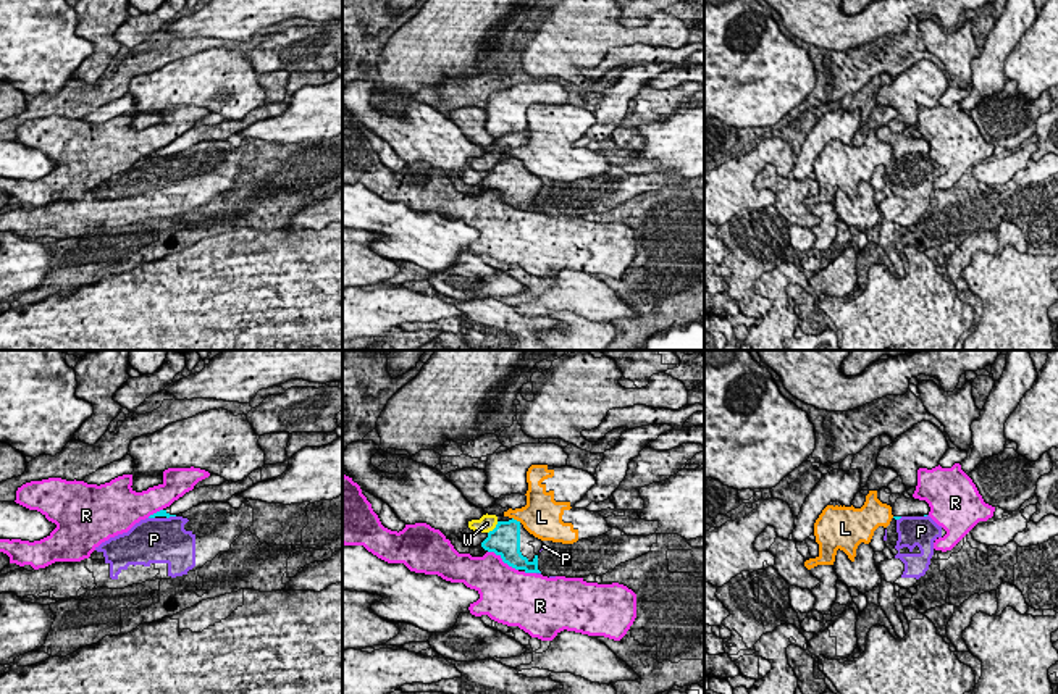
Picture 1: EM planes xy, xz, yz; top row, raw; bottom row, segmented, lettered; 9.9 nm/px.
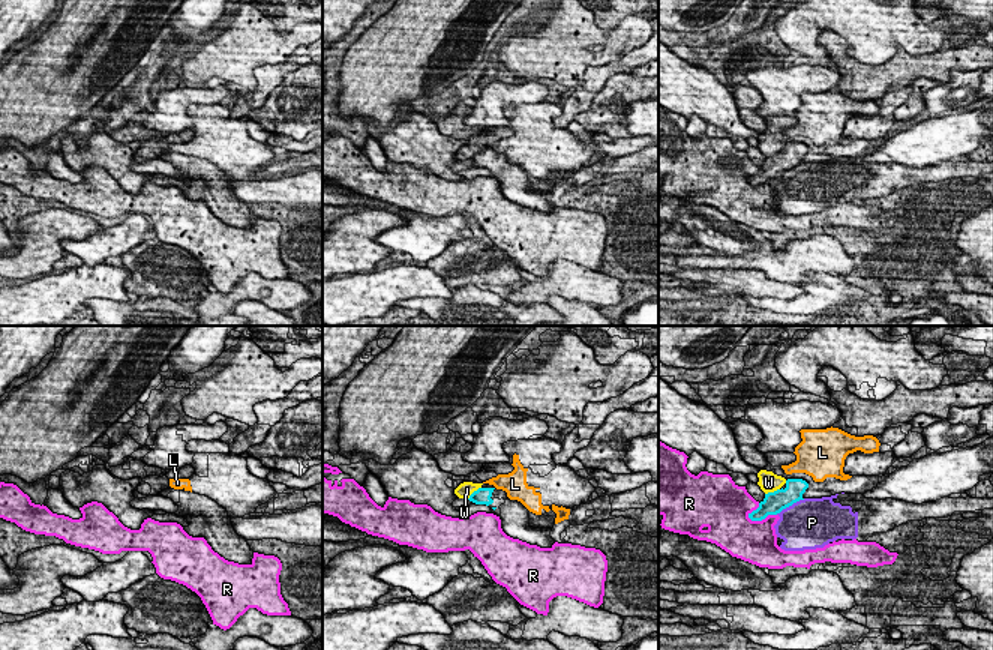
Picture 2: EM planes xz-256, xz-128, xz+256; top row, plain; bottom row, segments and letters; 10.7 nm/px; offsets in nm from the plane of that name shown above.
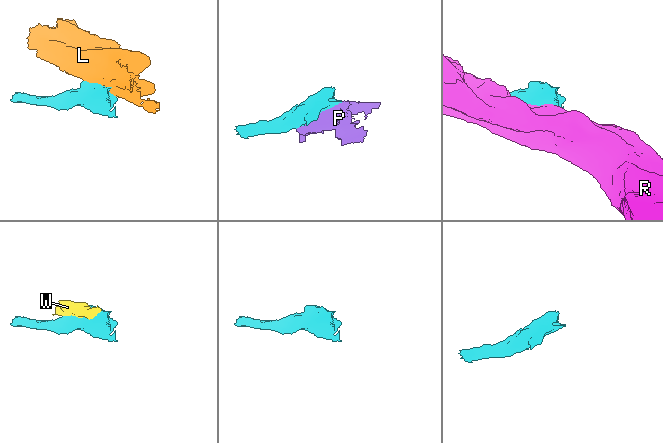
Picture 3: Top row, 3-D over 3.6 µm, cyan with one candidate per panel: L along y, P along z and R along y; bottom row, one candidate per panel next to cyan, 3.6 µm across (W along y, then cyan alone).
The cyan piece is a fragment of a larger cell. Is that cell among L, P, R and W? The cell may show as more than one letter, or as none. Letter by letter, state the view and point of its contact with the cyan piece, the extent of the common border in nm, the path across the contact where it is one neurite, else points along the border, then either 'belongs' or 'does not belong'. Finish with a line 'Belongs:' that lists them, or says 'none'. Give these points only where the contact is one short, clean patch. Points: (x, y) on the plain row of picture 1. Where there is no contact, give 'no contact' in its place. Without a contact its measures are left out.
L: contact xz (516, 158); length 110 nm; does not belong
P: contact xy (170, 154); length 100 nm; does not belong
R: contact xz (503, 199); length 360 nm; does not belong
W: contact xz (495, 167); length 160 nm; does not belong
Belongs: none

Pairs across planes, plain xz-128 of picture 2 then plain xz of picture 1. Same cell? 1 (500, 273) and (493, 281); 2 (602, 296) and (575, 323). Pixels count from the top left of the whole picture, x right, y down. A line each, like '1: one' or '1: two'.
1: one
2: two

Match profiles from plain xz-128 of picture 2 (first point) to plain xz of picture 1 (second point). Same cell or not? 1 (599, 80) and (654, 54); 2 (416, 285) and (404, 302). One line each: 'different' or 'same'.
1: different
2: same

